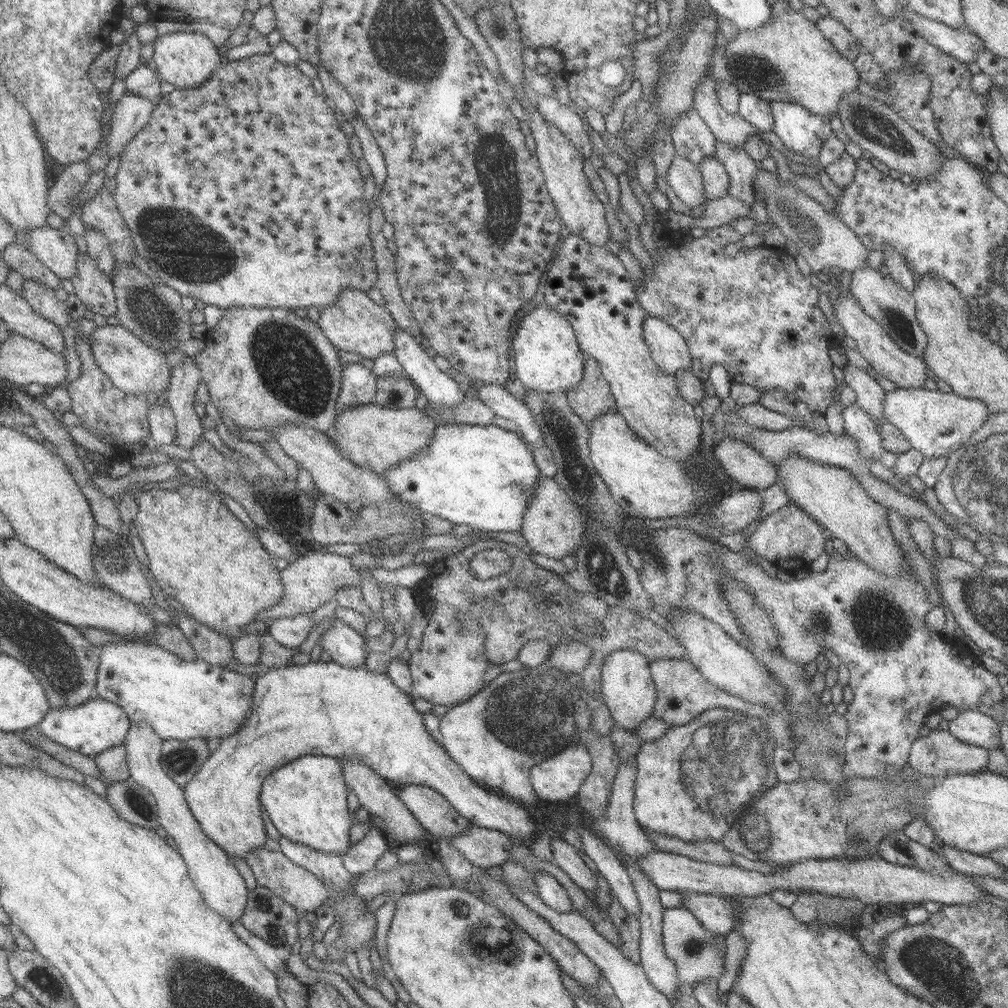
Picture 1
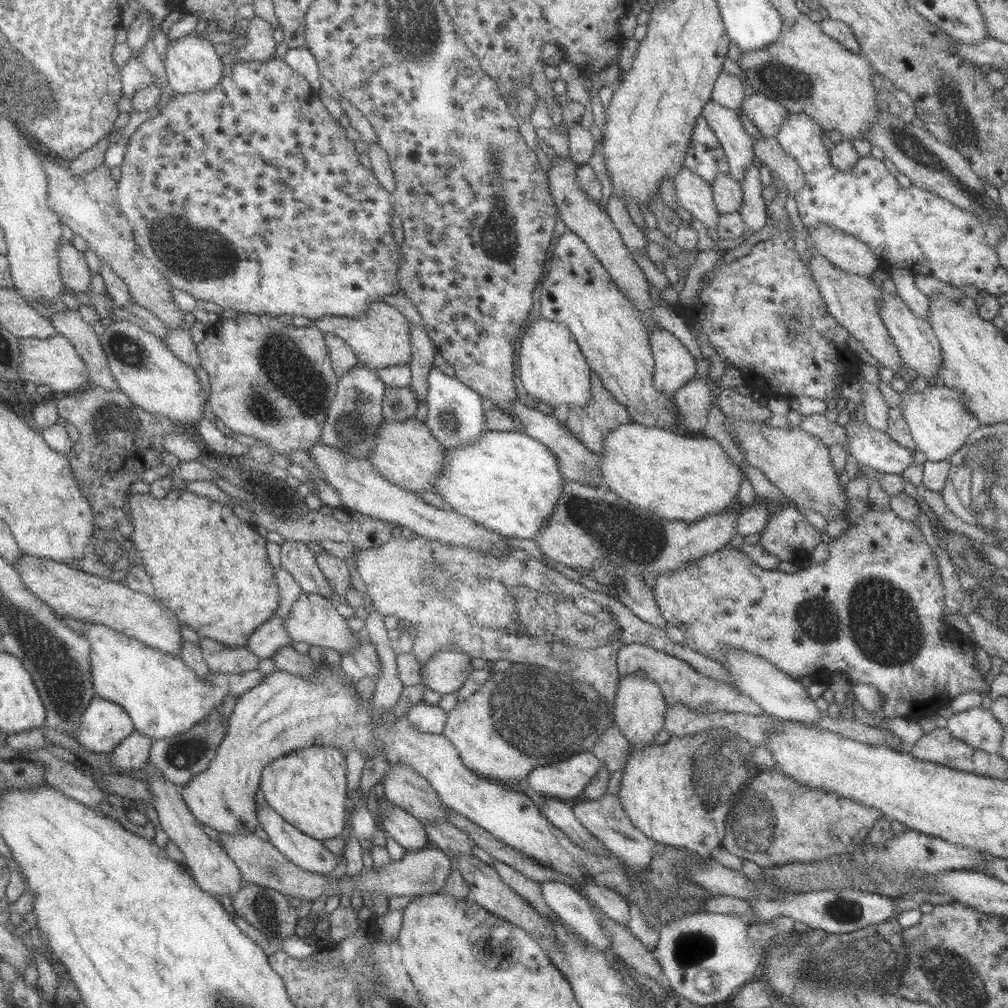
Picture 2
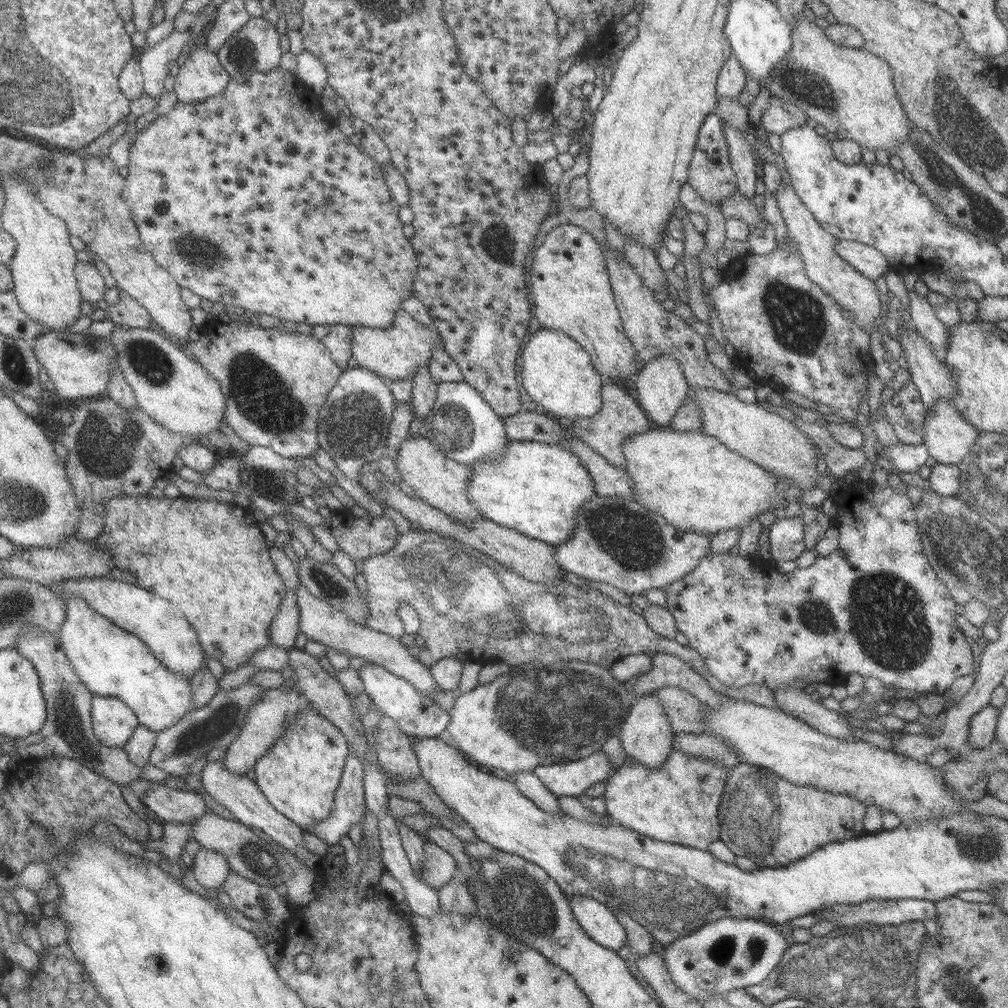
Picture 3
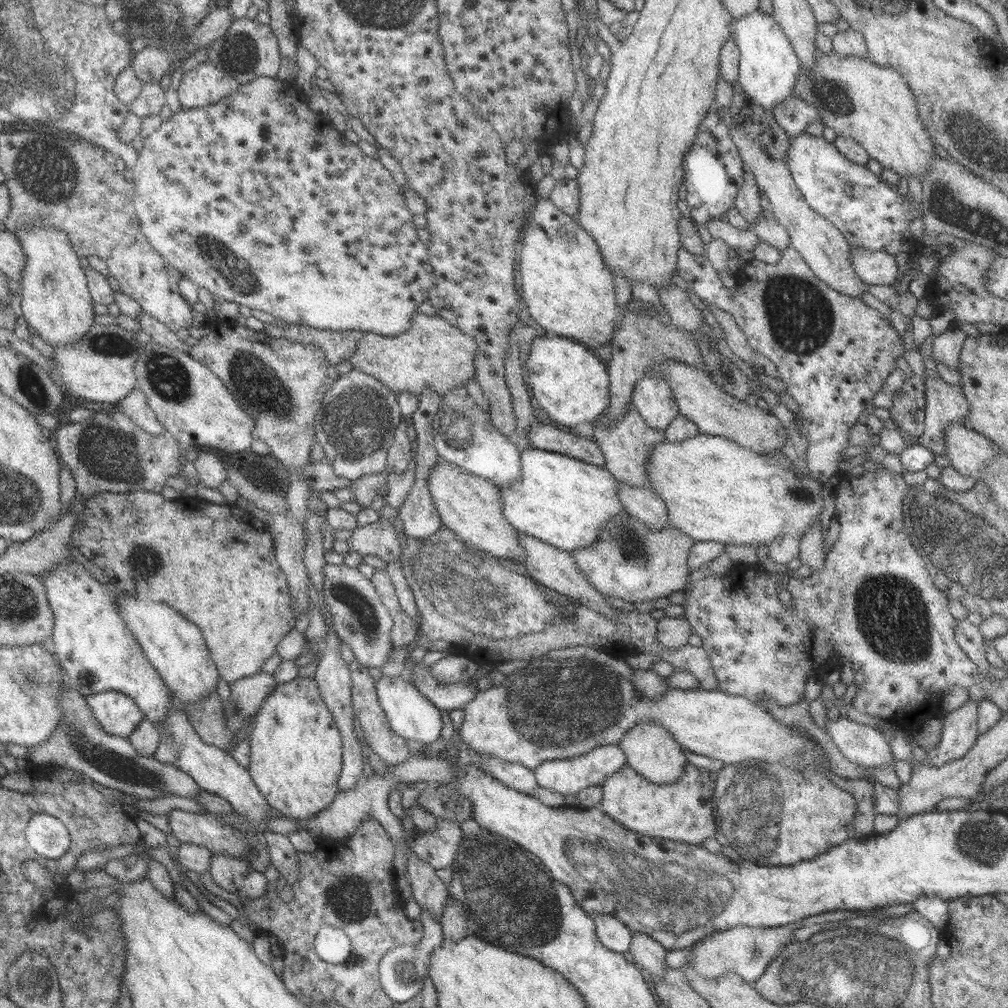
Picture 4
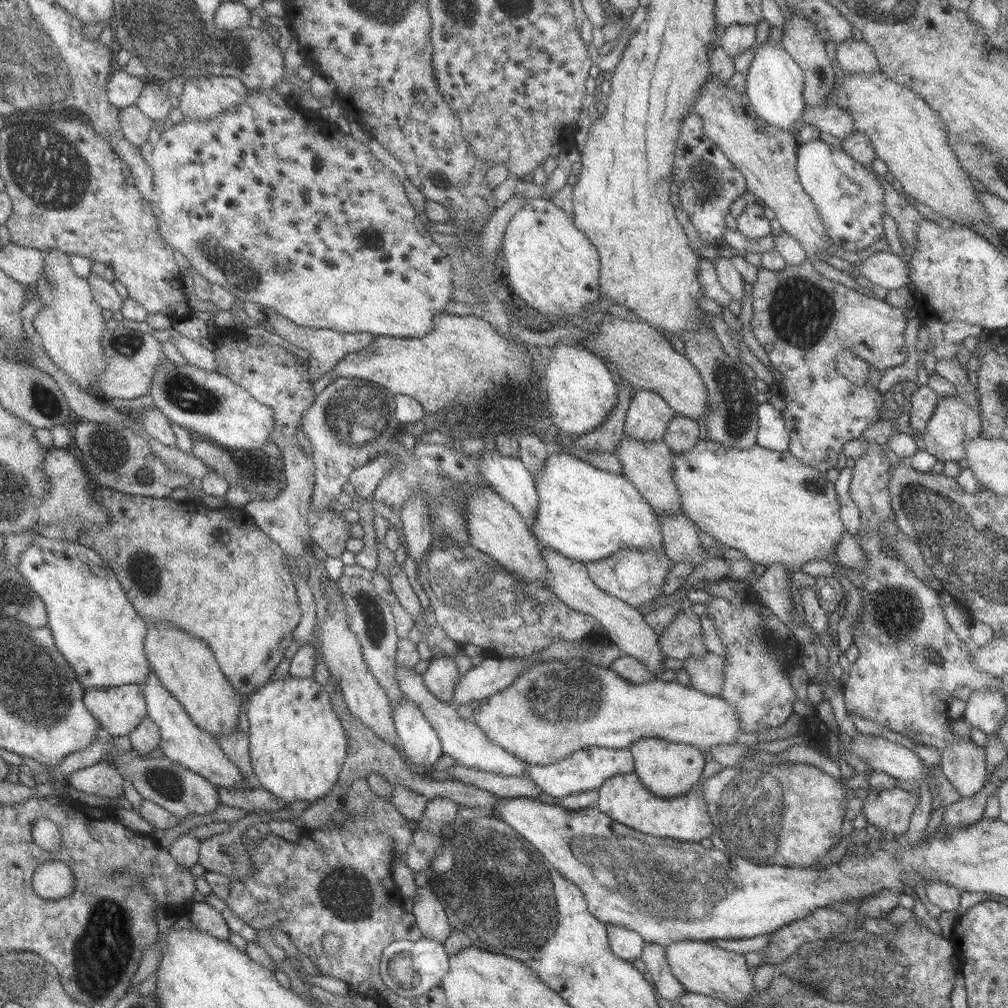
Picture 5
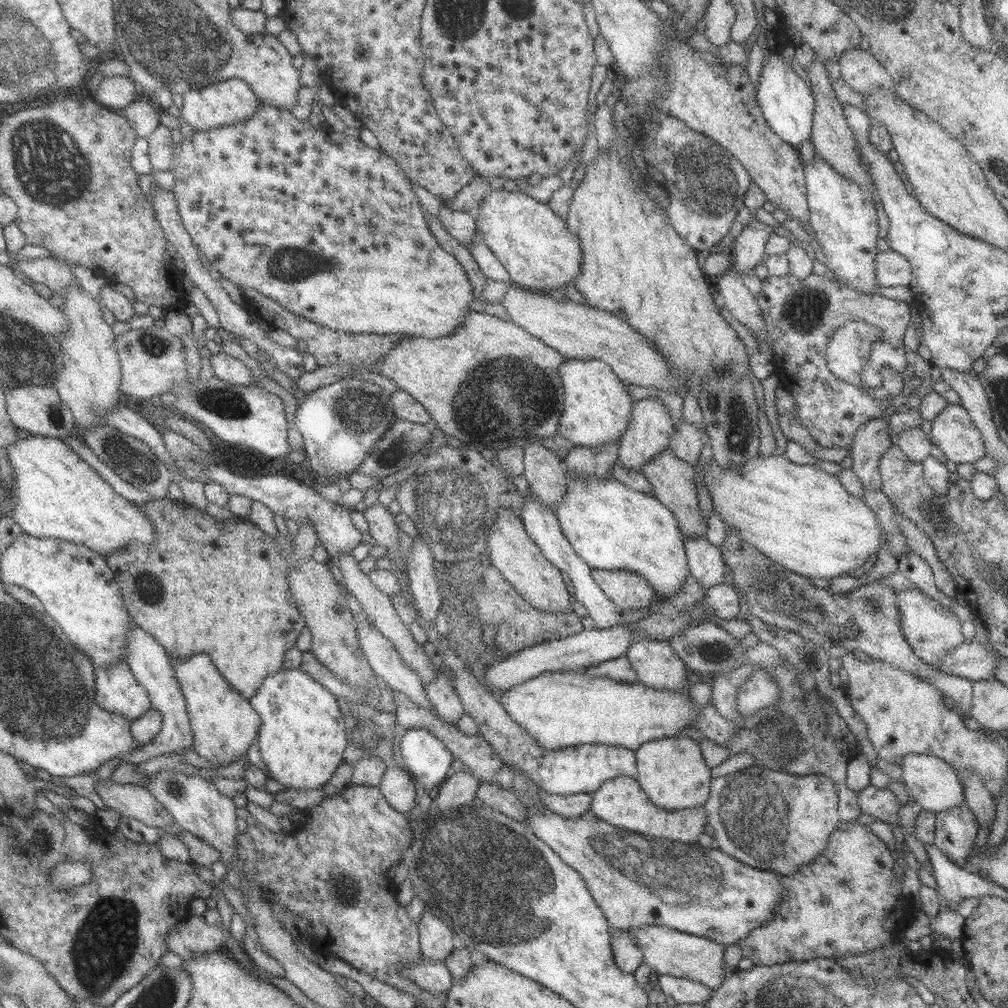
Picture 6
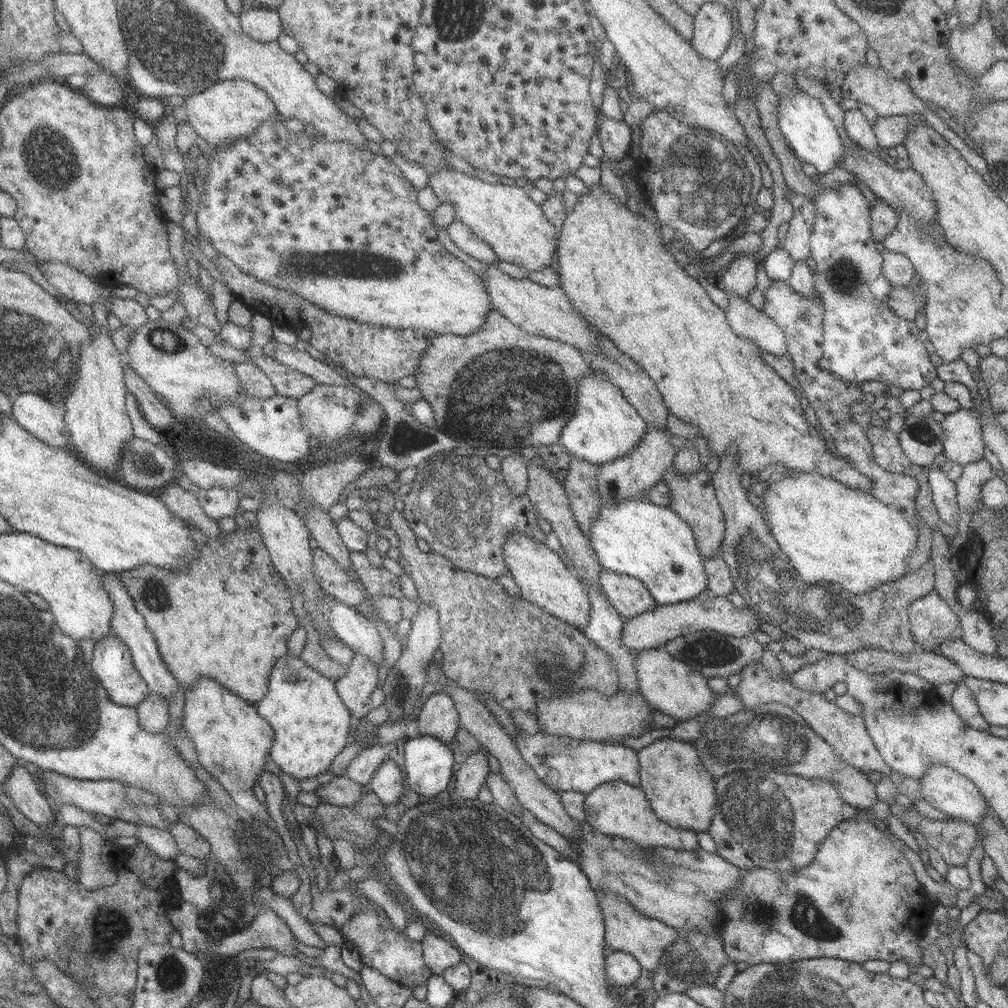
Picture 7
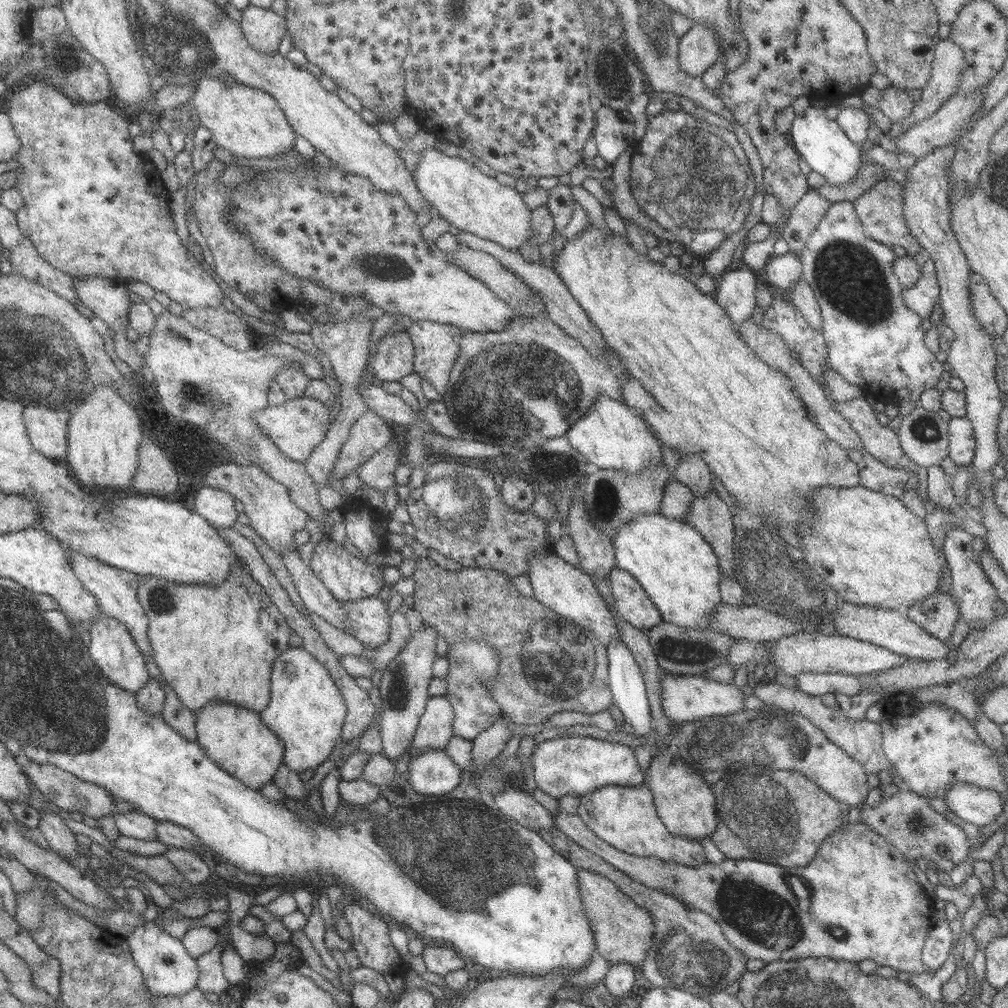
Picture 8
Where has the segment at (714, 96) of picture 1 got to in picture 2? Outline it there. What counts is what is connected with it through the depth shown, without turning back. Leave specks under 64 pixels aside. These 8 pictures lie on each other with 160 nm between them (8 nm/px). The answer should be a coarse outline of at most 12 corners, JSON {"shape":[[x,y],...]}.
{"shape":[[710,100],[702,114],[741,183],[755,142],[740,111]]}

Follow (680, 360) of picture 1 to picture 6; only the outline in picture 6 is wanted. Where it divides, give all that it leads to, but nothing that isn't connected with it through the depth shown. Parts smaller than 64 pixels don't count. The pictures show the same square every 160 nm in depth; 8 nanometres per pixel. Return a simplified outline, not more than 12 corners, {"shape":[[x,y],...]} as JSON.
{"shape":[[657,397],[633,401],[618,462],[642,473],[675,424]]}

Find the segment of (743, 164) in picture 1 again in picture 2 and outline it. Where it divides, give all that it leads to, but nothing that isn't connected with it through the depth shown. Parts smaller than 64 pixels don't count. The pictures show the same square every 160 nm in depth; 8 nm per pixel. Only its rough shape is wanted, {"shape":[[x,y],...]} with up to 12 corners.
{"shape":[[746,167],[739,214],[752,234],[768,220],[758,169]]}

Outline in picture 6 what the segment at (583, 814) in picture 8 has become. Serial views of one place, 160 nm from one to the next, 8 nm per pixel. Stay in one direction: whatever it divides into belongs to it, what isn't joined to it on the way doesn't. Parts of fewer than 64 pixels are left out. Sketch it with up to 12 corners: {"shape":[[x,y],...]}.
{"shape":[[617,776],[589,812],[618,828],[687,843],[709,824],[703,806],[664,810],[638,779]]}

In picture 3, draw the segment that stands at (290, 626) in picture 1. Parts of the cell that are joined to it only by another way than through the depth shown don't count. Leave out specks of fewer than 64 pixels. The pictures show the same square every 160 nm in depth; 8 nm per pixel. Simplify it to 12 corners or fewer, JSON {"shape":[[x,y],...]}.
{"shape":[[295,590],[299,632],[378,664],[433,697],[429,668],[399,639]]}

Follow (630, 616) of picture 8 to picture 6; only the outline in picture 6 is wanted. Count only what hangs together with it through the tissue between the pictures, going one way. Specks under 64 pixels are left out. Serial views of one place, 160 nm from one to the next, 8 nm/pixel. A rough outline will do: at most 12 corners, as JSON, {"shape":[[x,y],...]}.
{"shape":[[593,569],[592,578],[624,610],[654,602],[654,587],[626,569]]}

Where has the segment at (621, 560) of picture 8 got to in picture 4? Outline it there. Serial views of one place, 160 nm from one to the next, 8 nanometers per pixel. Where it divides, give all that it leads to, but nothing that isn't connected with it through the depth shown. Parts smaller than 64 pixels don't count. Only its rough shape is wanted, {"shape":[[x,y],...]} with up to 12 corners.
{"shape":[[520,452],[500,485],[520,533],[572,552],[620,513],[619,481],[559,452]]}

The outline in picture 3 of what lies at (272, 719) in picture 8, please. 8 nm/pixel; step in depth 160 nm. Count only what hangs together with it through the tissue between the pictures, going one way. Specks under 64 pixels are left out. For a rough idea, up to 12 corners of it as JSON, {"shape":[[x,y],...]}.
{"shape":[[313,706],[286,720],[257,785],[301,828],[334,809],[349,753]]}

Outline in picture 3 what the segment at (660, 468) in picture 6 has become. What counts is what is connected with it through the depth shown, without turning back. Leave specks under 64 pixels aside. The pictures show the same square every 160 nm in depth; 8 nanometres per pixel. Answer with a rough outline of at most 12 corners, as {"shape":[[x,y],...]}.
{"shape":[[605,379],[602,408],[571,433],[626,470],[624,441],[652,429],[629,389]]}

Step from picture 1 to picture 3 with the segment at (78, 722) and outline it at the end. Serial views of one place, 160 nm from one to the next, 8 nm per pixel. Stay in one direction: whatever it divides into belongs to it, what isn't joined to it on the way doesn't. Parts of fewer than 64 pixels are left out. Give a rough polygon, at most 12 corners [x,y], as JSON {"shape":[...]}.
{"shape":[[94,695],[92,723],[104,747],[123,748],[140,726],[117,697]]}

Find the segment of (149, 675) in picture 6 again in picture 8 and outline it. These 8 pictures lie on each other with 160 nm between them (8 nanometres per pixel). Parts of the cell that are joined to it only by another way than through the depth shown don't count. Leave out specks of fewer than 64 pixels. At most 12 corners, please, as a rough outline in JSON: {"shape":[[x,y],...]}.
{"shape":[[67,548],[101,613],[126,625],[147,659],[149,618],[139,575]]}

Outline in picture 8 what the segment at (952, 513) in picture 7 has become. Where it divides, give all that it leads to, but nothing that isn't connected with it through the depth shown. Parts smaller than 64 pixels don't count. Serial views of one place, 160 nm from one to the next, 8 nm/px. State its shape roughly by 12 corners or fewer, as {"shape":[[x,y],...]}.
{"shape":[[947,528],[943,553],[954,602],[981,629],[997,616],[998,596],[976,563],[972,536]]}

